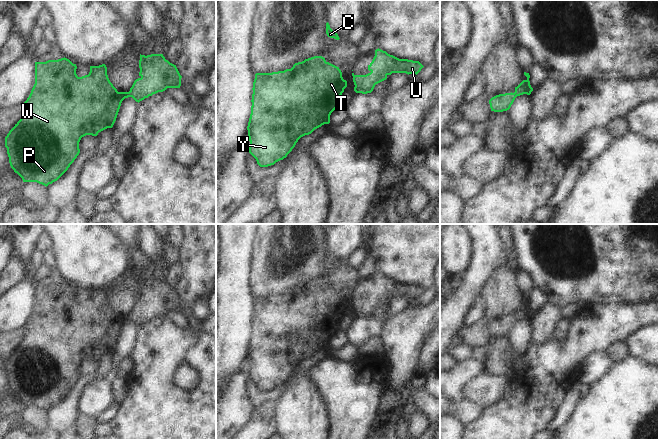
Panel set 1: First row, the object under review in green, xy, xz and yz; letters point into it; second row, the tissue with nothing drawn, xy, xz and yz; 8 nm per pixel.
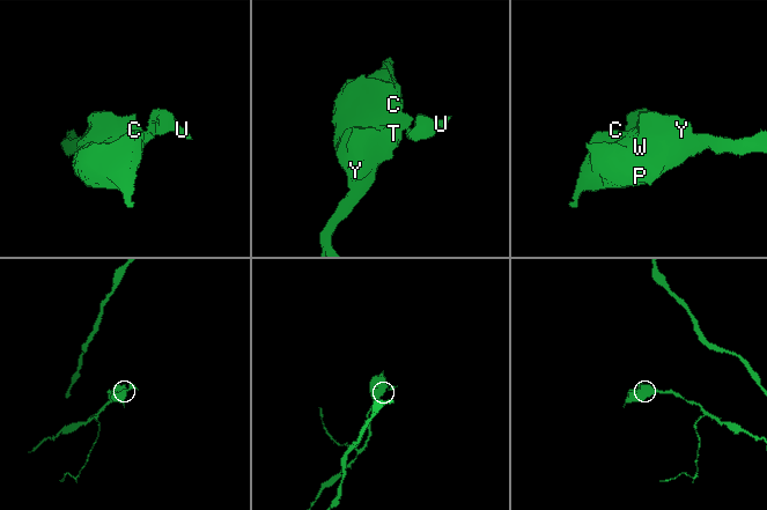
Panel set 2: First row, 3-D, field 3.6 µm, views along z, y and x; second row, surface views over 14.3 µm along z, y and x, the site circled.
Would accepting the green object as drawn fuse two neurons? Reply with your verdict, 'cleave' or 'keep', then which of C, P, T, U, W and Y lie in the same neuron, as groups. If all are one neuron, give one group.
keep; C P T U W Y

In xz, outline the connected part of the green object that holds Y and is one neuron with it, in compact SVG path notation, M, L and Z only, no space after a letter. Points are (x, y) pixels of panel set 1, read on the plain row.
M322 280L295 287L291 293L272 297L256 297L253 306L251 338L247 350L249 377L260 391L283 384L298 364L330 347L331 337L339 330L339 322L347 311L339 291Z

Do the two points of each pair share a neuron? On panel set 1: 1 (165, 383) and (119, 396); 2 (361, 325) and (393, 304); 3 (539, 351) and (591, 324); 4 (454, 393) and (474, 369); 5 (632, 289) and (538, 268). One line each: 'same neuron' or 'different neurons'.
1: different neurons
2: same neuron
3: same neuron
4: same neuron
5: same neuron

